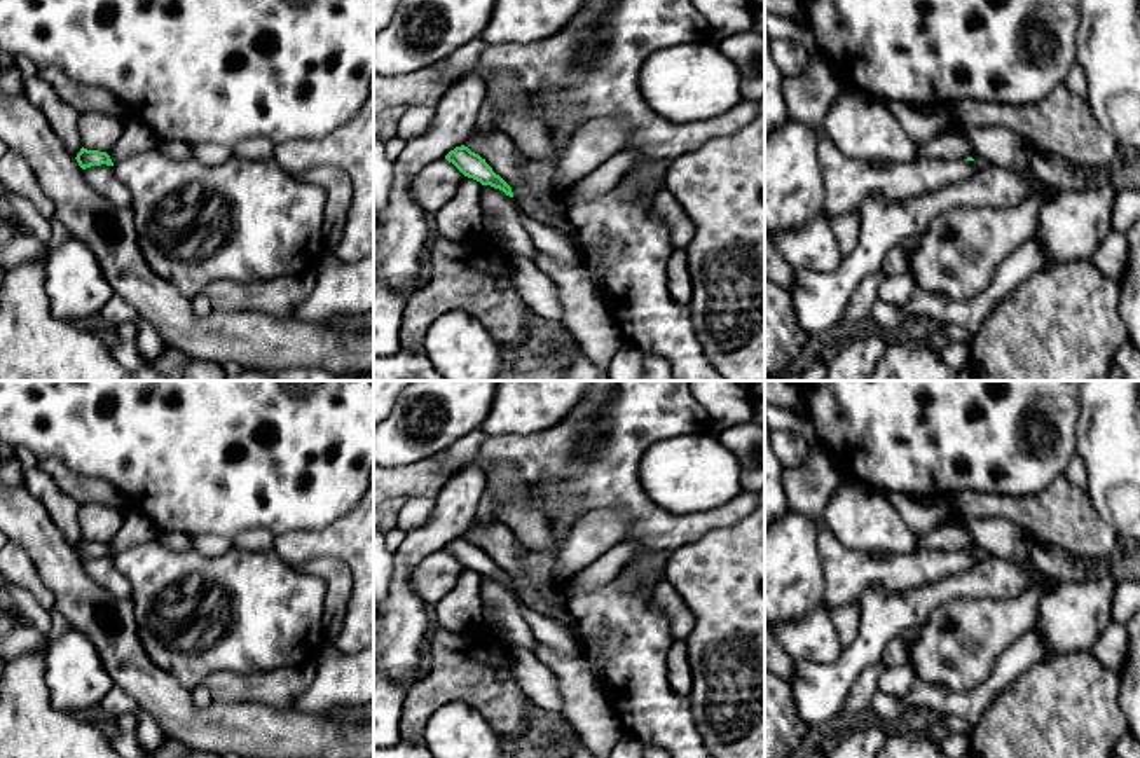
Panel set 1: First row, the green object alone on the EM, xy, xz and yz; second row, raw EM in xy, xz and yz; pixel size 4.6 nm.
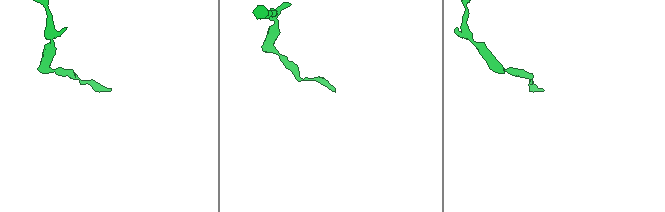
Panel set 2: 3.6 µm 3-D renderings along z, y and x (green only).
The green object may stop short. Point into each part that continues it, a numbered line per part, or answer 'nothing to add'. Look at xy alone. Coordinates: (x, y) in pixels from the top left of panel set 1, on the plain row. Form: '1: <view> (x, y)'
nothing to add

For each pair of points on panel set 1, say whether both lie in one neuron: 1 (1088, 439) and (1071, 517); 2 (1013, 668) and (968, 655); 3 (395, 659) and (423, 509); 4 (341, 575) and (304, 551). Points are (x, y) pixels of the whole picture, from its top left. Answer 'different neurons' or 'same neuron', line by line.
1: different neurons
2: different neurons
3: different neurons
4: different neurons

